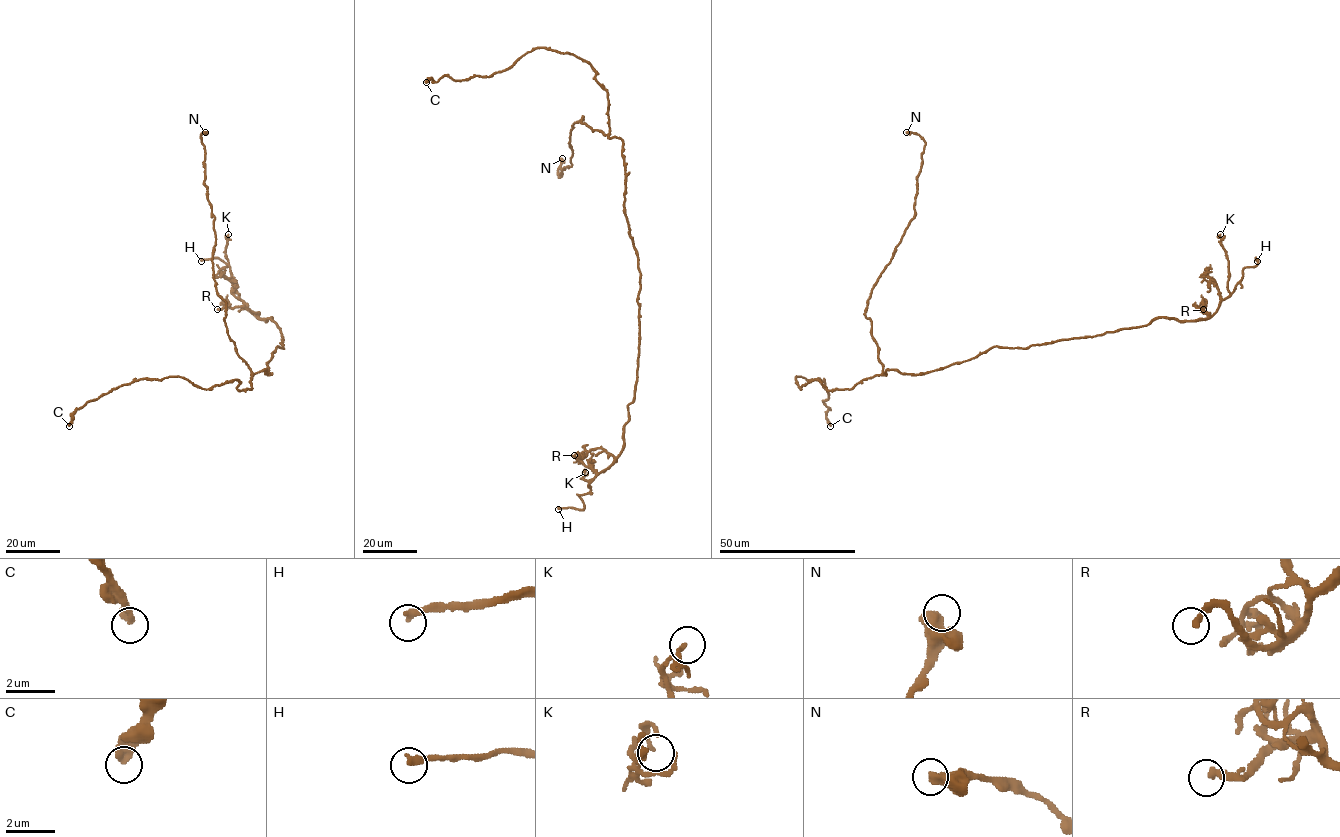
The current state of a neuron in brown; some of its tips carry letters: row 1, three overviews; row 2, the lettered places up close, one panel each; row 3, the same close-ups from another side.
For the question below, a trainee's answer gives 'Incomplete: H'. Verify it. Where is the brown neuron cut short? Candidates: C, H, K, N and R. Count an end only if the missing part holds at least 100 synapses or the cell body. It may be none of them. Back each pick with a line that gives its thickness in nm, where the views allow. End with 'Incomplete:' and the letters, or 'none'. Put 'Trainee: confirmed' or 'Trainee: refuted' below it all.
H: Thickness 280 nm
Incomplete: H
Trainee: confirmed

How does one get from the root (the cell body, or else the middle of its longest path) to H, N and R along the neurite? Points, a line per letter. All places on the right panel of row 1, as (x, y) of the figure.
H: (960, 362), (994, 346), (1027, 348), (1093, 337), (1161, 317), (1205, 320), (1233, 291), (1242, 270), (1257, 261)
N: (960, 362), (915, 375), (892, 369), (884, 375), (865, 315), (873, 286), (914, 215), (925, 142), (906, 132)
R: (960, 362), (994, 346), (1027, 348), (1093, 337), (1161, 317), (1205, 320), (1207, 315), (1196, 306), (1203, 309)

